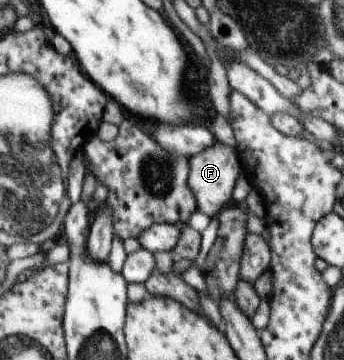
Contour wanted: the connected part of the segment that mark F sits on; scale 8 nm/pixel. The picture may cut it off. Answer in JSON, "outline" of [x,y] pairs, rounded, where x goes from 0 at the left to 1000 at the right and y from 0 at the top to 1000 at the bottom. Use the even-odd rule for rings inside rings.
{"outline":[[[631,392],[613,411],[599,411],[549,444],[547,519],[564,539],[570,583],[613,608],[669,564],[674,528],[703,469],[703,447],[689,414],[669,411]]]}

